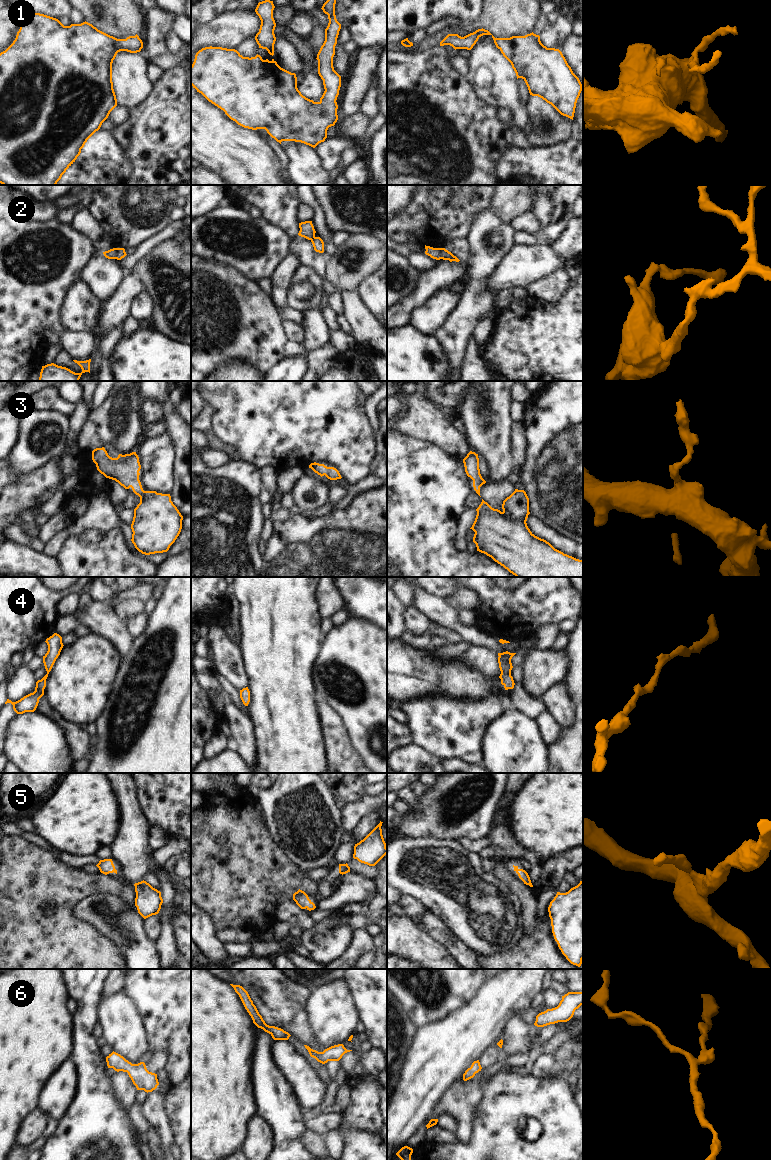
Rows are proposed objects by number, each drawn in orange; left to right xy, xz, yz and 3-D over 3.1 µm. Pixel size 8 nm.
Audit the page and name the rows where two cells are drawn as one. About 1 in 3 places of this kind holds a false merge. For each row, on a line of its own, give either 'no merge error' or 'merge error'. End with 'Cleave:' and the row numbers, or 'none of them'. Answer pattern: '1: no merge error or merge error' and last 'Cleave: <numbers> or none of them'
1: no merge error
2: merge error
3: no merge error
4: no merge error
5: no merge error
6: no merge error
Cleave: 2

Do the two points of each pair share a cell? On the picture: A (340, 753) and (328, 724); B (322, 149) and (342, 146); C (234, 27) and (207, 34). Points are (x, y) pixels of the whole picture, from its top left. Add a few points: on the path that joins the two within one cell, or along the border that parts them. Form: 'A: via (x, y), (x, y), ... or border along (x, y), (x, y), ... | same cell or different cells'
A: via (337, 746), (333, 731) | same cell
B: via (327, 149), (335, 149), (337, 147) | same cell
C: via (227, 31), (214, 34) | same cell

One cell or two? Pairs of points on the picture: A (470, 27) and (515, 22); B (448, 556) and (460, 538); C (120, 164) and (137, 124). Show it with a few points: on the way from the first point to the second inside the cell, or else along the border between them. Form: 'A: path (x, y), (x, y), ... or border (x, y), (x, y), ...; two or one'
A: path (481, 22), (504, 22); one
B: border (458, 523), (454, 548), (457, 551), (466, 552); two
C: border (112, 132), (131, 161), (132, 174); two

